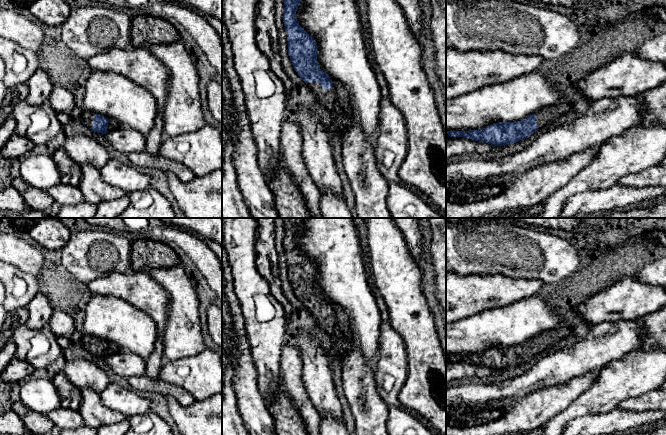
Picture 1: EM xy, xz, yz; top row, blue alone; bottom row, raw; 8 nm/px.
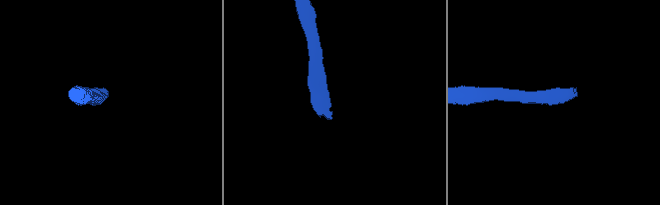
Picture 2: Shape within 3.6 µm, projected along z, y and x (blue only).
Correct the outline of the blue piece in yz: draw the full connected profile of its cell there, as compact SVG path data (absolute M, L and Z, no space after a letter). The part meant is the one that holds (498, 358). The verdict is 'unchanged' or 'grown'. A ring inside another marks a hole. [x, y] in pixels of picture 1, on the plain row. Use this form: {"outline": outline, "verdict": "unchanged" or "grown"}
{"outline": "M557 327L544 331L535 338L517 346L499 346L486 352L469 355L446 355L450 361L464 361L494 370L514 368L524 364L539 353L551 350L562 338L571 333L569 328Z", "verdict": "grown"}

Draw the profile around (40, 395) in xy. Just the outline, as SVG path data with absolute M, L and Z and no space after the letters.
M52 379L24 380L20 396L24 405L44 415L61 407L61 399Z

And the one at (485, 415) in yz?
M484 408L476 413L456 413L446 416L446 424L456 427L470 427L478 424L484 424L491 420L498 419L508 409Z

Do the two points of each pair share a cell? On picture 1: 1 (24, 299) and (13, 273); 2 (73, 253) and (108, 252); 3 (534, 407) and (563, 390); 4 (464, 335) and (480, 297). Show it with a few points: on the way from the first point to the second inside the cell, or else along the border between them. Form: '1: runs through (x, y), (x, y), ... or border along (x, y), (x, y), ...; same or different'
1: runs through (16, 298), (10, 292), (10, 281); same
2: runs through (82, 253), (99, 253); same
3: runs through (541, 406), (556, 397); same
4: border along (496, 308), (482, 310), (456, 321); different

